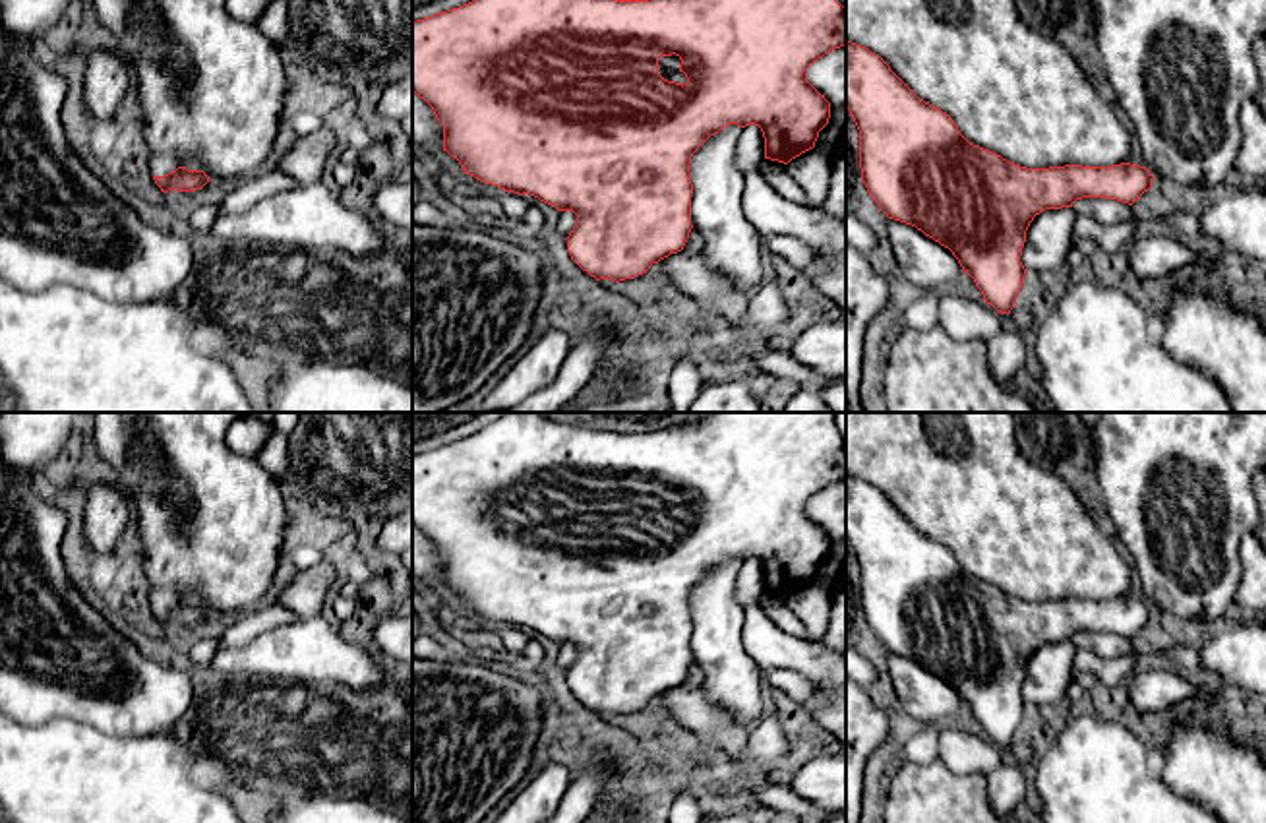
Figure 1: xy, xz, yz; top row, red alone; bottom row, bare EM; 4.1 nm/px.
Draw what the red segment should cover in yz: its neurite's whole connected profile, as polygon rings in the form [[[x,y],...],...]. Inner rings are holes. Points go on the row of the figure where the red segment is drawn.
[[[1092,0],[1098,10],[1096,41],[1115,103],[1134,124],[1144,165],[1026,168],[970,143],[941,108],[919,99],[875,52],[846,39],[846,108],[859,130],[861,182],[879,209],[949,248],[999,314],[1010,314],[1024,285],[1020,261],[1026,230],[1045,209],[1072,207],[1082,198],[1132,205],[1156,178],[1221,190],[1241,147],[1239,110],[1262,89],[1254,45],[1266,33],[1266,0]]]

